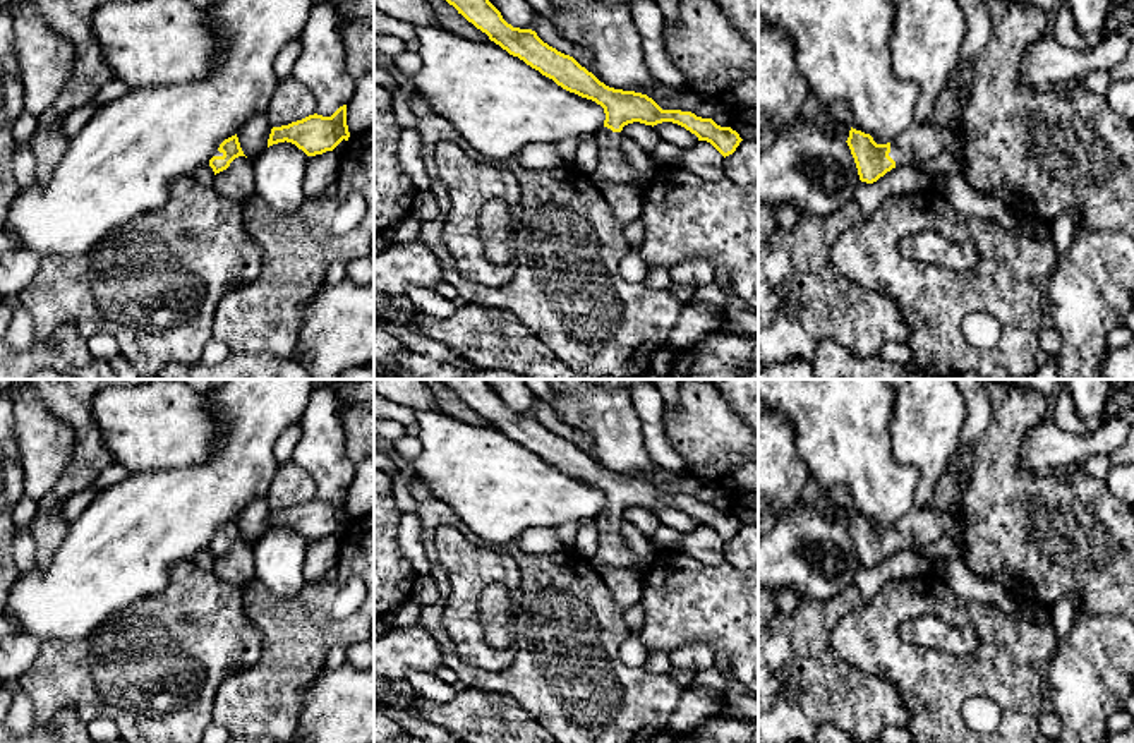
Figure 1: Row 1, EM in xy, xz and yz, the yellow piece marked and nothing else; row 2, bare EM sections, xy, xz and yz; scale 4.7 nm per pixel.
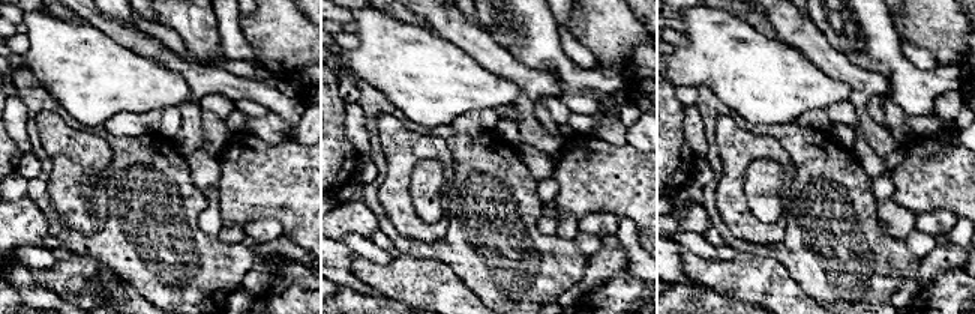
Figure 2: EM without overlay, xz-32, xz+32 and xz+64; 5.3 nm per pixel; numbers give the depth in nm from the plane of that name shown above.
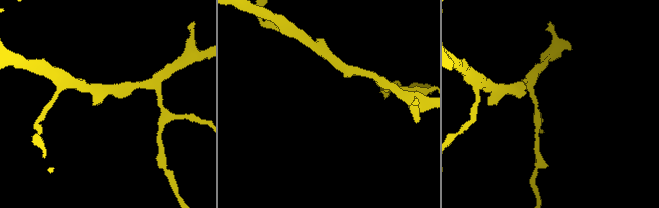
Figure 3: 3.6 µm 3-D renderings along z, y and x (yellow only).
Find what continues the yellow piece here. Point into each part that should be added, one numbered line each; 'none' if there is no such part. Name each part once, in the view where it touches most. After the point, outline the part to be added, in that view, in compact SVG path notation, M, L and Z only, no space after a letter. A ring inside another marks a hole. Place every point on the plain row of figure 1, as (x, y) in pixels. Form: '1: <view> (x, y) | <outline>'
1: yz (918, 531) | M911 510L890 527L889 541L896 549L909 547L930 561L935 570L940 558L928 556L926 549L938 542L952 527L956 516L933 510Z

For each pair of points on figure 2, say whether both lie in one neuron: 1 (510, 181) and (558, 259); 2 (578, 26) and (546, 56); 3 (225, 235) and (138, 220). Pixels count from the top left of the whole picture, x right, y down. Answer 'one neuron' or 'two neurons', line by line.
1: one neuron
2: two neurons
3: two neurons

